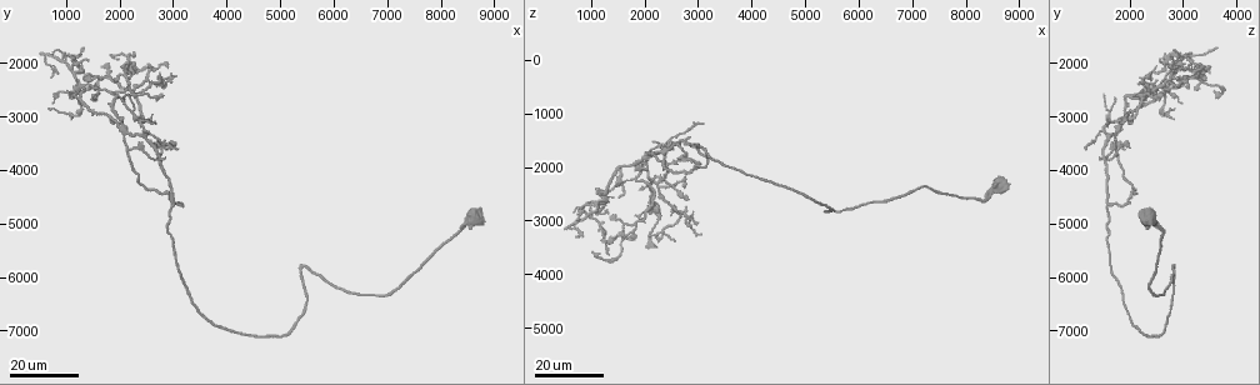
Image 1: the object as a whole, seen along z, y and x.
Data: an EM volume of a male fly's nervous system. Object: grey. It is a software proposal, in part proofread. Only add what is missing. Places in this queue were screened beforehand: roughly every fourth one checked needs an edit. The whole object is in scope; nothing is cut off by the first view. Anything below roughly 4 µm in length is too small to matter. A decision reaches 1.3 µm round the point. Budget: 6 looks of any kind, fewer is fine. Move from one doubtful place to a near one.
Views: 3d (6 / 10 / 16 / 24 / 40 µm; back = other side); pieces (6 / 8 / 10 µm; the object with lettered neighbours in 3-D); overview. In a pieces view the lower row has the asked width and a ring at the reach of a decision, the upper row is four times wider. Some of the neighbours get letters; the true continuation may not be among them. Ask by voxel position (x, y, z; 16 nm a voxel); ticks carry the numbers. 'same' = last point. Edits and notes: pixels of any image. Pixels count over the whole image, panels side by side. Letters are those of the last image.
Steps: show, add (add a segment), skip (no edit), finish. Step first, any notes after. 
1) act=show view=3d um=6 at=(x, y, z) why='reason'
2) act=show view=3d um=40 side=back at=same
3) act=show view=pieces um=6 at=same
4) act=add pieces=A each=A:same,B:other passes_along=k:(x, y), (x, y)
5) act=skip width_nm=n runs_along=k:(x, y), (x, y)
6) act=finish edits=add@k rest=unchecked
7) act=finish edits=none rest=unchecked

act=show view=3d um=16 at=(1350, 2300, 2950) why='branch stops here'

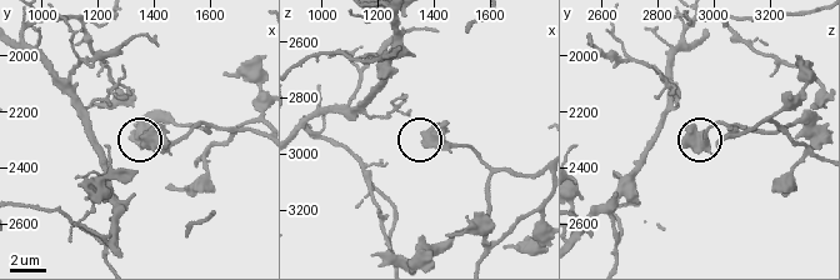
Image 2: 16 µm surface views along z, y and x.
act=show view=pieces um=6 at=(1370, 2290, 2920)

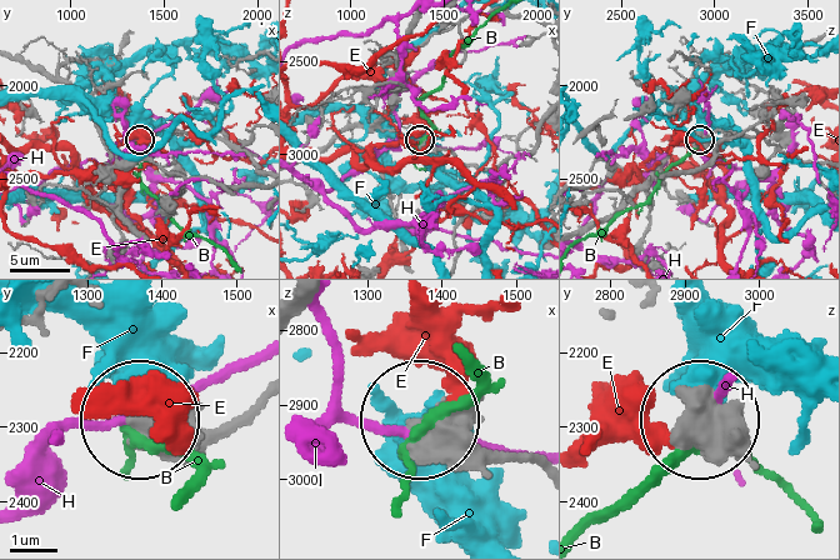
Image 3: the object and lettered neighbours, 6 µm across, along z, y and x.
act=skip each=B:other,E:other,F:other,H:other runs_along=3:(254, 403), (206, 426), (139, 419) found='no lettered segment goes on from it'

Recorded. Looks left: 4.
act=show view=3d um=24 at=(500, 1850, 3200) why='branch stops here'

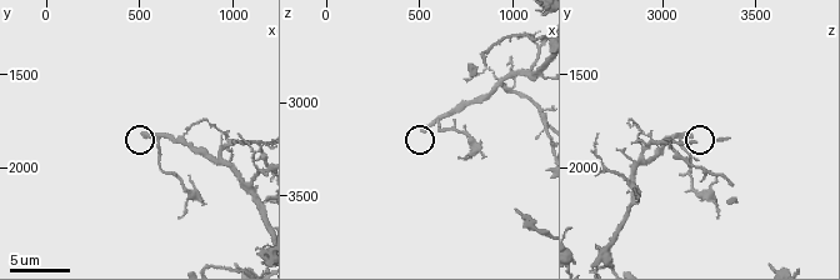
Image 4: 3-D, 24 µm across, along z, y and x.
act=show view=pieces um=6 at=(520, 1840, 3160) why='see the neighbours'

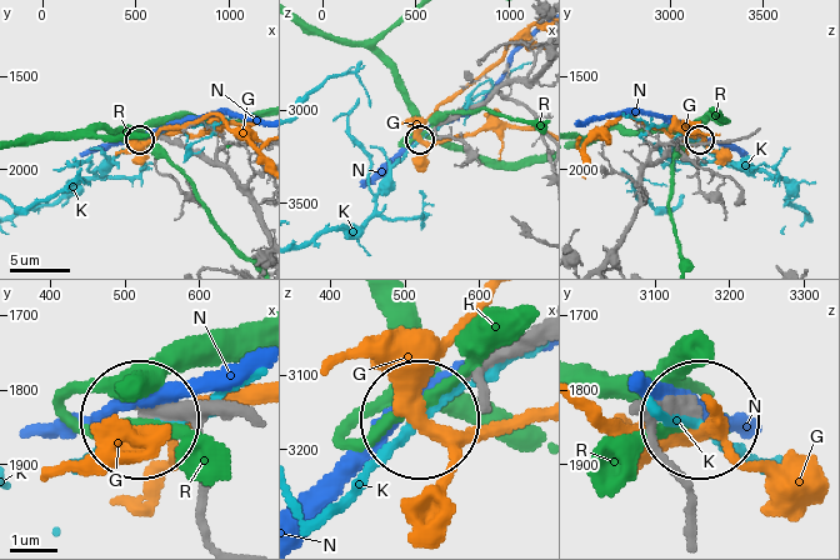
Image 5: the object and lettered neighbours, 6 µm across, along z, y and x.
act=skip each=G:other,K:other,N:other,R:other runs_along=5:(639, 416), (694, 416) found='no lettered segment goes on from it'

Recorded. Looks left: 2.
act=show view=3d um=24 at=(1900, 2250, 2450) why='branch stops here'

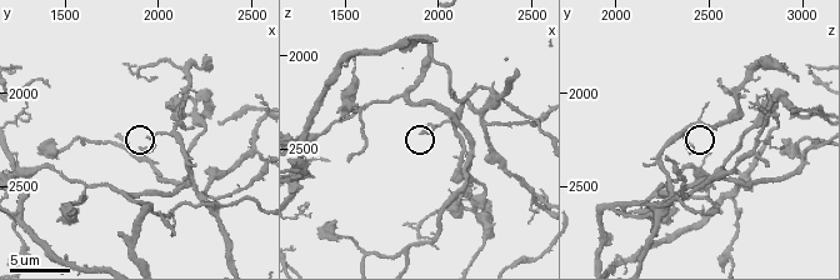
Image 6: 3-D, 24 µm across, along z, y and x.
act=show view=pieces um=8 at=(1920, 2300, 2400) why='what lies round it'

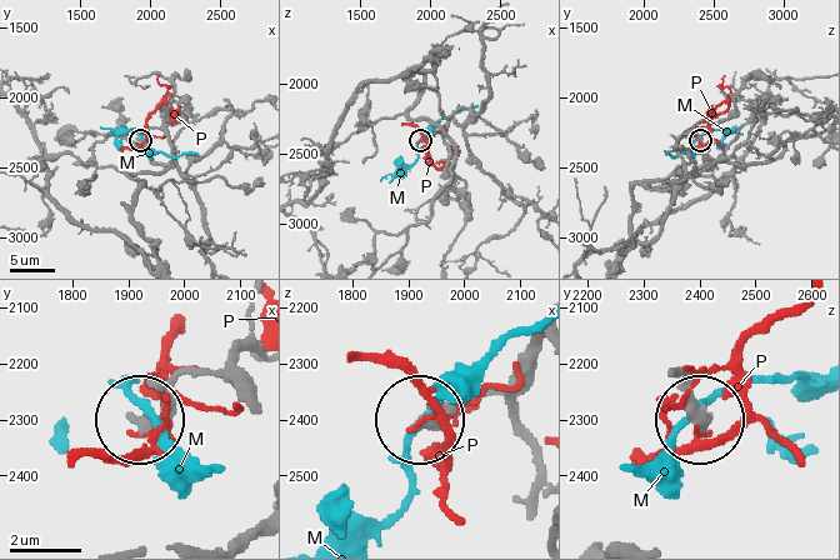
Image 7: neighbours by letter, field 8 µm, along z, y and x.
act=skip each=M:other,P:other runs_along=7:(249, 401), (223, 378), (195, 375), (145, 416) found='no lettered segment goes on from it'

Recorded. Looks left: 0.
act=finish edits=none rest=unchecked

